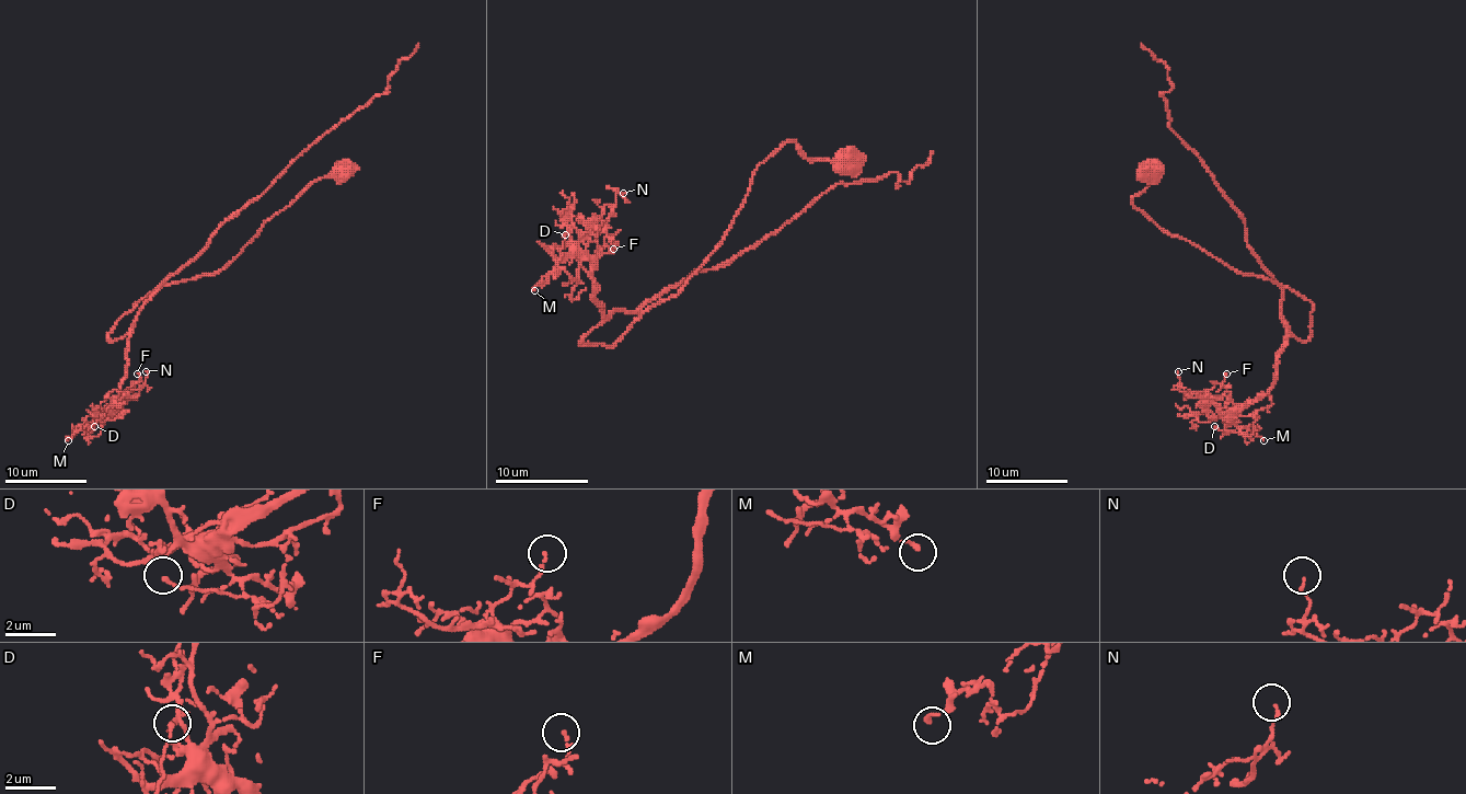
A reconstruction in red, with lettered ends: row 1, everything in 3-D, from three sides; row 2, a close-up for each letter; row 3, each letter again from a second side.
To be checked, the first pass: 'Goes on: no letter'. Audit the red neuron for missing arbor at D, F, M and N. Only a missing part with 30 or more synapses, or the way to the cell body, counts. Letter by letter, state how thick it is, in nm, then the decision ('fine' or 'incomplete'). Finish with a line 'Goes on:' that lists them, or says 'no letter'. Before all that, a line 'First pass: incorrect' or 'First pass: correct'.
First pass: correct
D: calibre 130 nm; fine
F: calibre 130 nm; fine
M: calibre 160 nm; fine
N: calibre 110 nm; fine
Goes on: no letter

